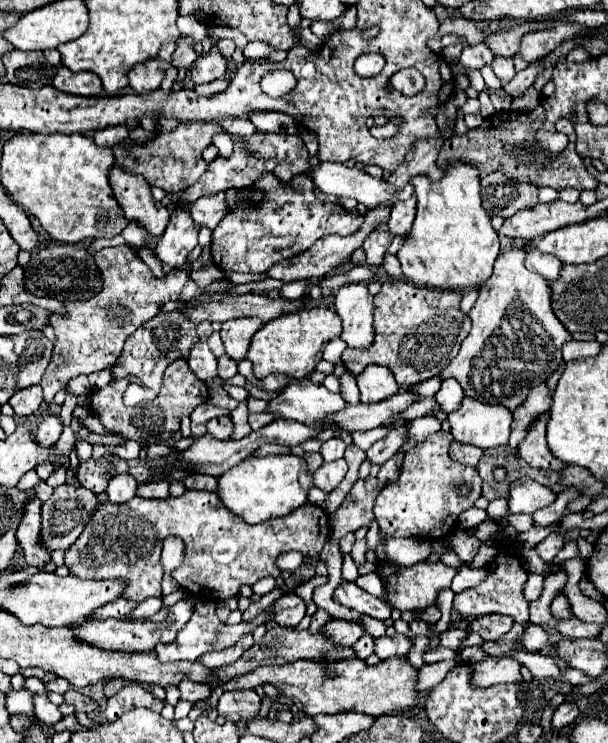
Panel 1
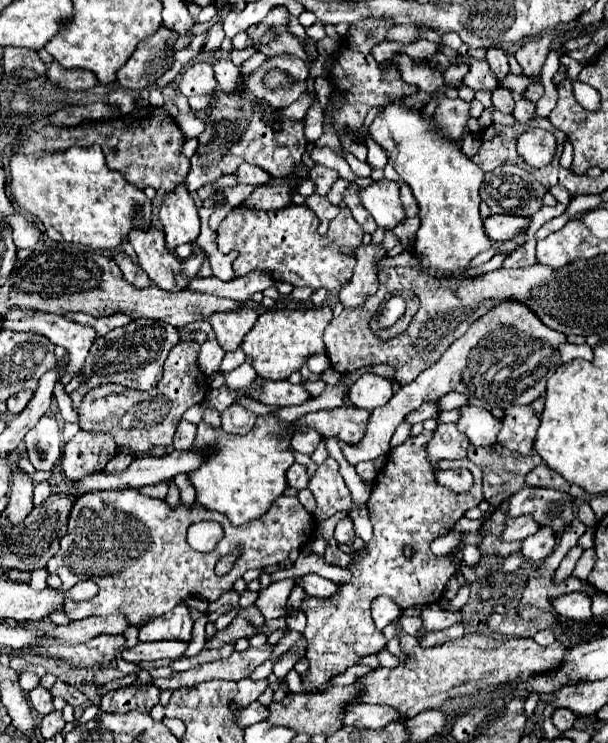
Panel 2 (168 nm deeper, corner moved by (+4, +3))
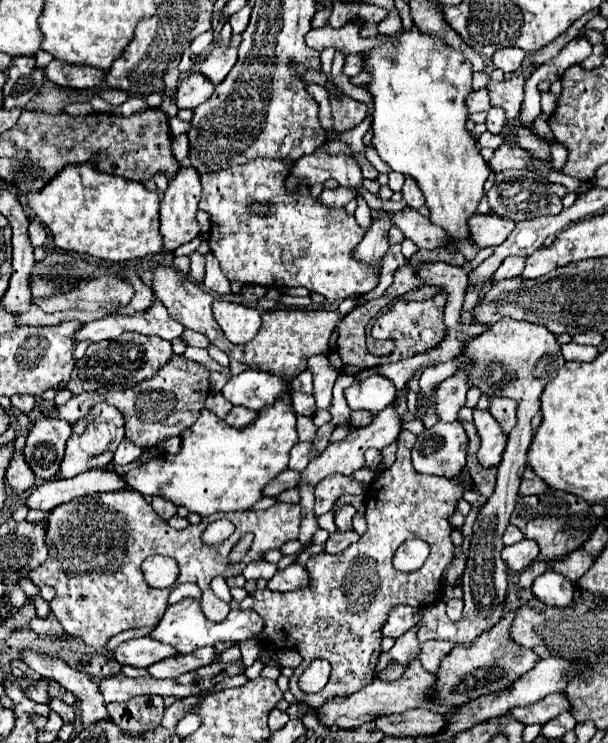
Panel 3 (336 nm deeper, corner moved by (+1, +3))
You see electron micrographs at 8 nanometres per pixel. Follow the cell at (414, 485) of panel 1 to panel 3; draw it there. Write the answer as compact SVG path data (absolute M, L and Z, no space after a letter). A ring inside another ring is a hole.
M408 430L400 432L396 462L390 468L384 468L366 492L366 534L340 554L314 554L306 564L306 570L312 576L310 588L294 592L272 592L266 588L254 592L254 610L264 616L264 624L268 624L262 642L300 652L304 662L290 678L290 692L296 700L304 700L312 708L324 704L328 696L358 692L372 680L374 666L382 652L382 626L392 606L408 604L422 608L438 602L442 596L442 574L454 560L454 544L450 540L454 526L450 524L450 516L456 512L456 504L464 492L472 490L472 478L468 468L456 478L416 472L410 458L414 444L416 434ZM410 538L428 542L430 556L420 570L398 572L392 566L392 556L396 548ZM316 658L330 660L332 674L324 690L308 694L300 690L298 678Z

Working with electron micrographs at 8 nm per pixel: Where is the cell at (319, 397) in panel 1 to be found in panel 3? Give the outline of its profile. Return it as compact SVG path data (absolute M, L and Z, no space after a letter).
M246 370L230 378L222 388L222 394L234 406L262 410L266 406L272 406L274 400L282 398L288 390L290 386L278 376L272 376L268 372Z

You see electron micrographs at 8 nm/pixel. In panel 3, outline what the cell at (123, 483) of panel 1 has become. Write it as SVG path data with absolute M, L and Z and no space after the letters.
M124 438L124 440L118 444L118 450L116 450L116 454L114 454L114 464L124 466L124 464L136 460L142 452L144 452L142 448L136 448L136 444L132 444L130 440Z

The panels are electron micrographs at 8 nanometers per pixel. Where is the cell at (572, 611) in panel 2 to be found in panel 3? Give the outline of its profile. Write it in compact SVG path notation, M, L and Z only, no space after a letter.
M548 570L542 576L538 576L534 580L532 592L538 600L542 600L548 606L558 606L564 608L572 602L572 594L574 594L574 584L566 578L562 578L558 572Z

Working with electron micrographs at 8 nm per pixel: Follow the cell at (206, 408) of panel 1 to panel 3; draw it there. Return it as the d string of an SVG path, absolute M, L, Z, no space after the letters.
M234 406L234 408L228 412L228 416L226 416L226 422L228 422L232 428L238 428L238 430L242 430L242 428L250 426L250 424L252 424L256 418L258 418L258 412L252 412L252 410L248 410L248 408Z

